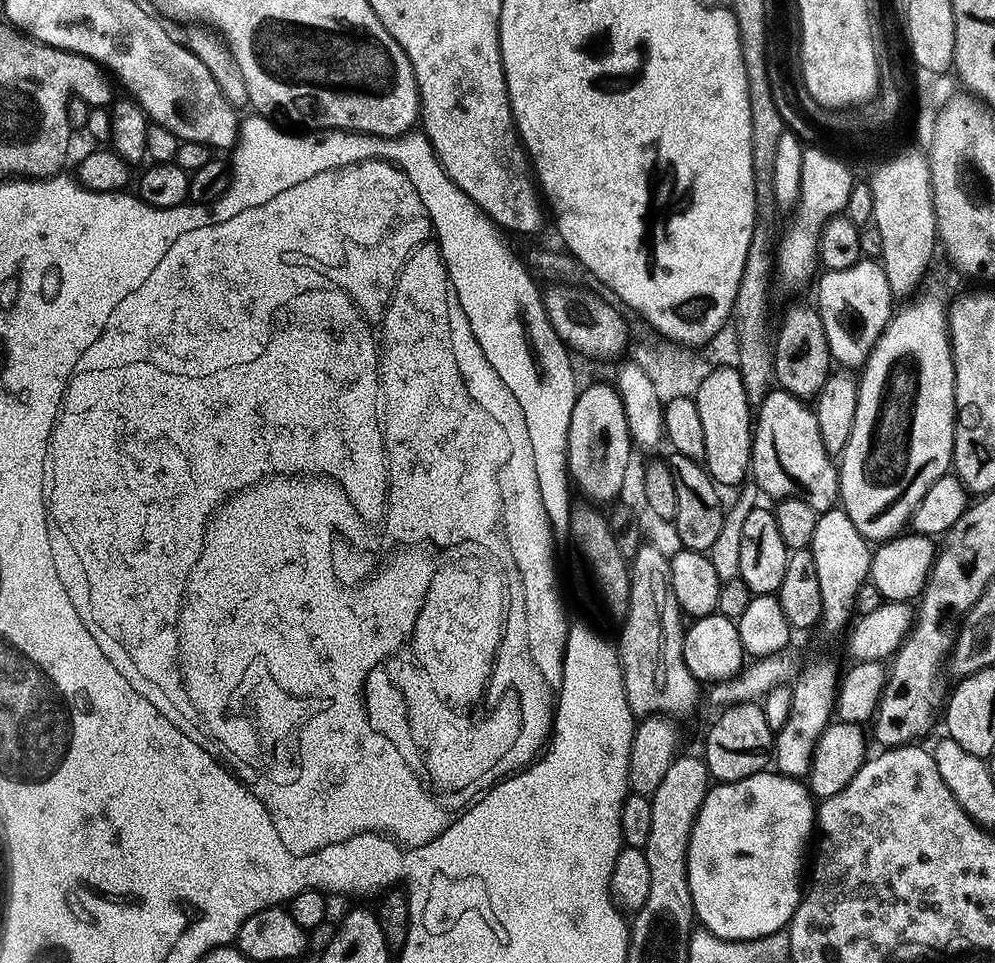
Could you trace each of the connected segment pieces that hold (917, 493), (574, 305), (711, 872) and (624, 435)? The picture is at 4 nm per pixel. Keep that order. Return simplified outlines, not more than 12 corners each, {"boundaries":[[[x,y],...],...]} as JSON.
{"boundaries":[[[948,307],[895,309],[858,376],[839,503],[901,535],[949,475]],[[568,282],[542,303],[557,341],[615,361],[627,322],[602,297]],[[765,770],[713,783],[688,840],[695,919],[787,929],[812,793]],[[615,387],[577,391],[568,474],[593,505],[622,490],[632,435]]]}

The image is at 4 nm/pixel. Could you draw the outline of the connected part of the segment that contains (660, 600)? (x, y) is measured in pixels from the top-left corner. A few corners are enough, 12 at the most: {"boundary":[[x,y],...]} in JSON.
{"boundary":[[669,557],[630,560],[618,639],[637,718],[676,718],[702,700],[683,658]]}

